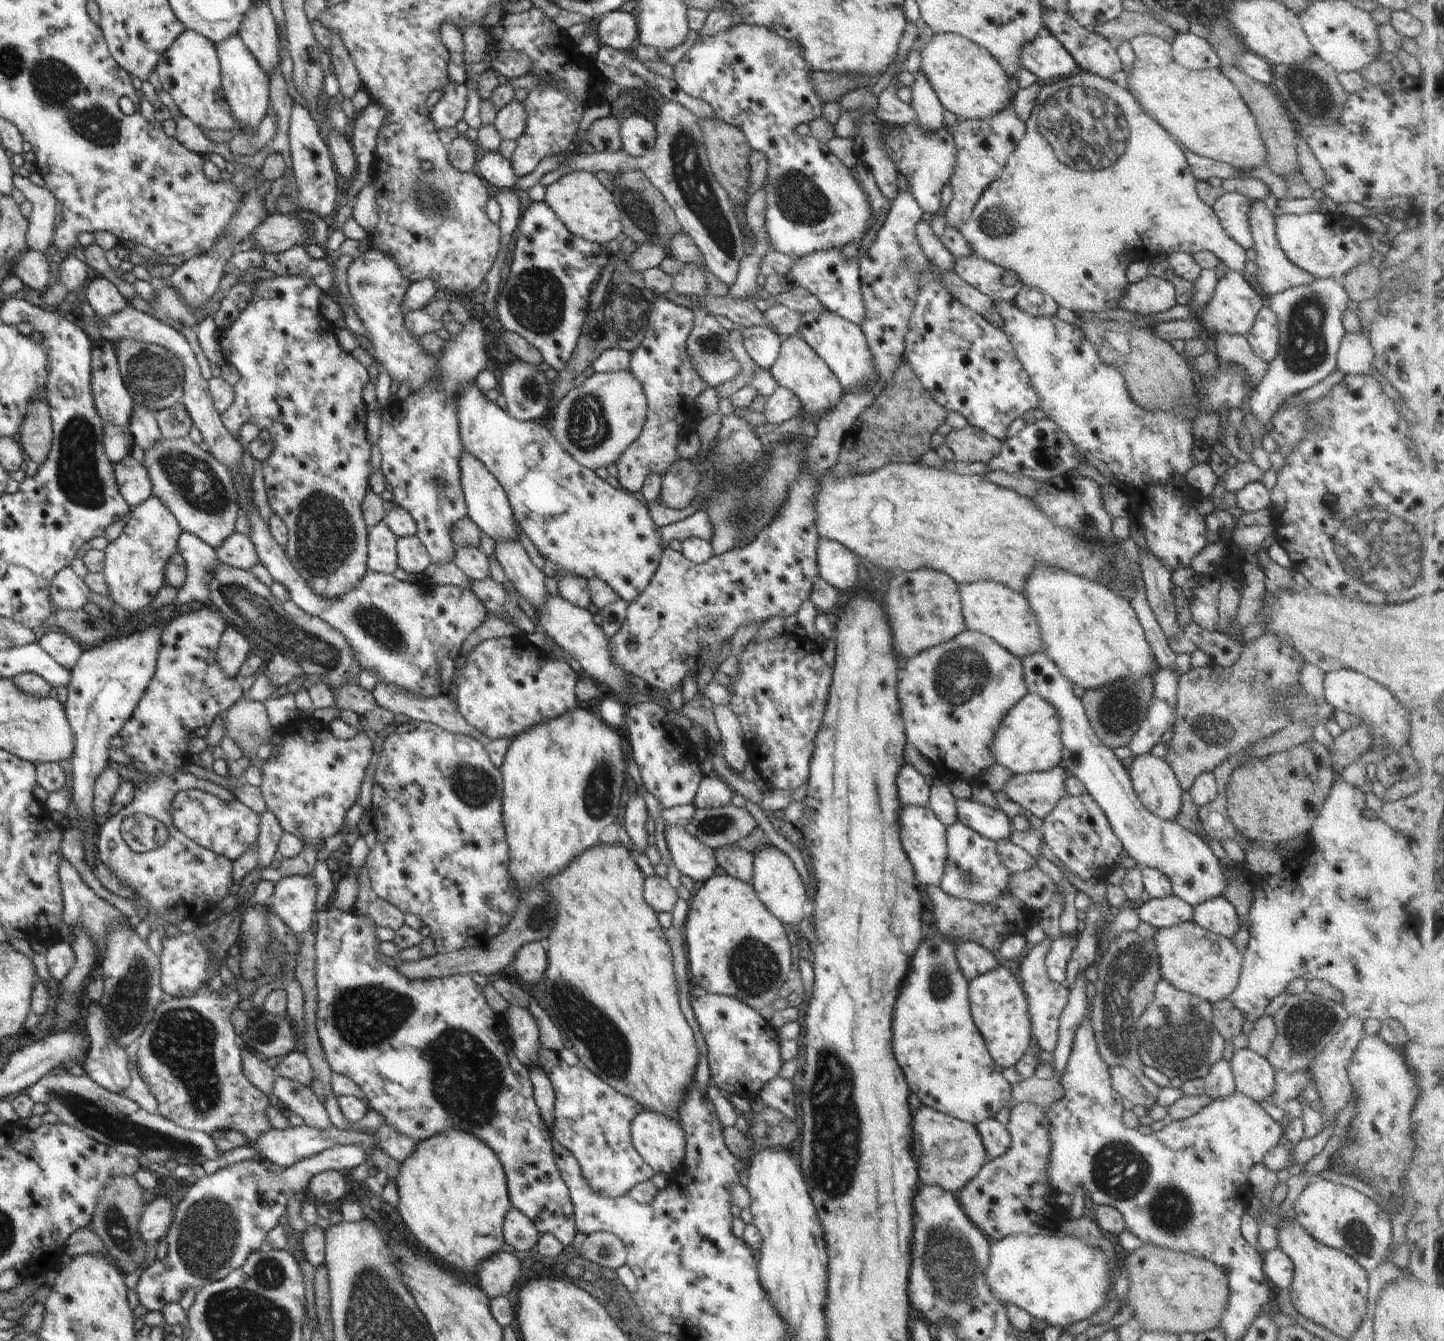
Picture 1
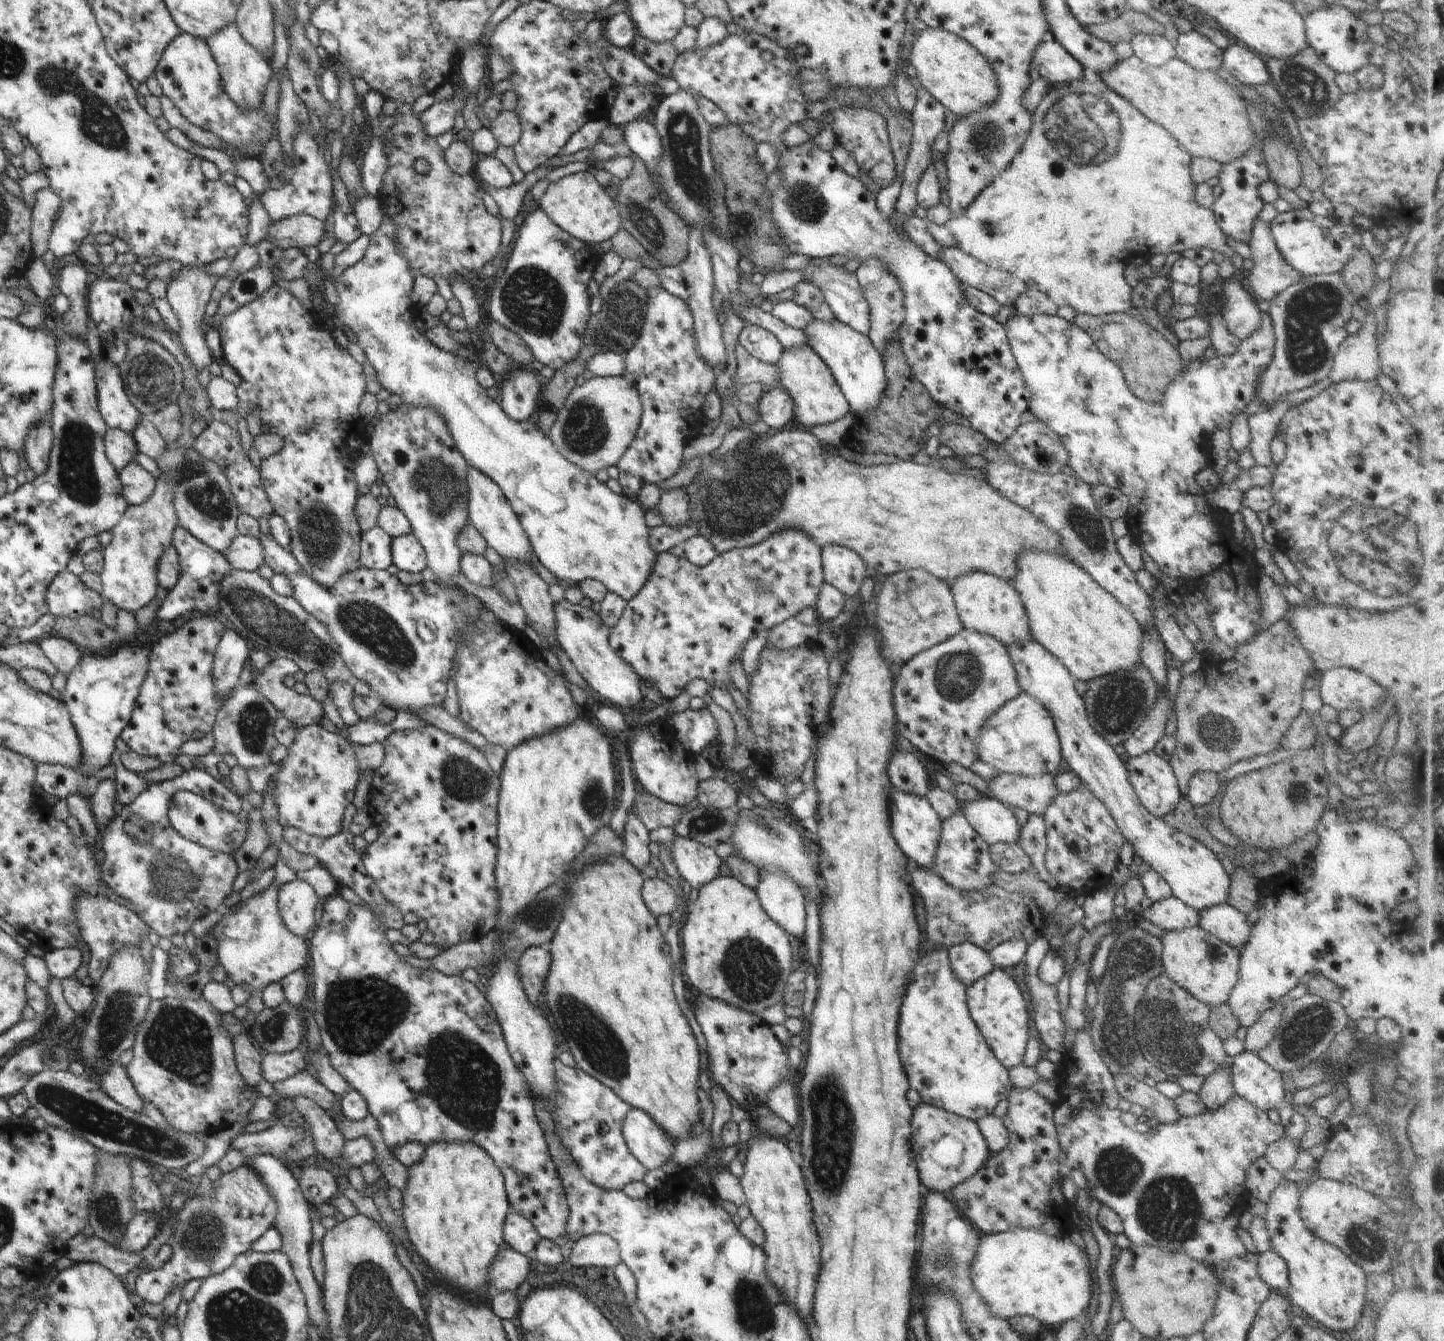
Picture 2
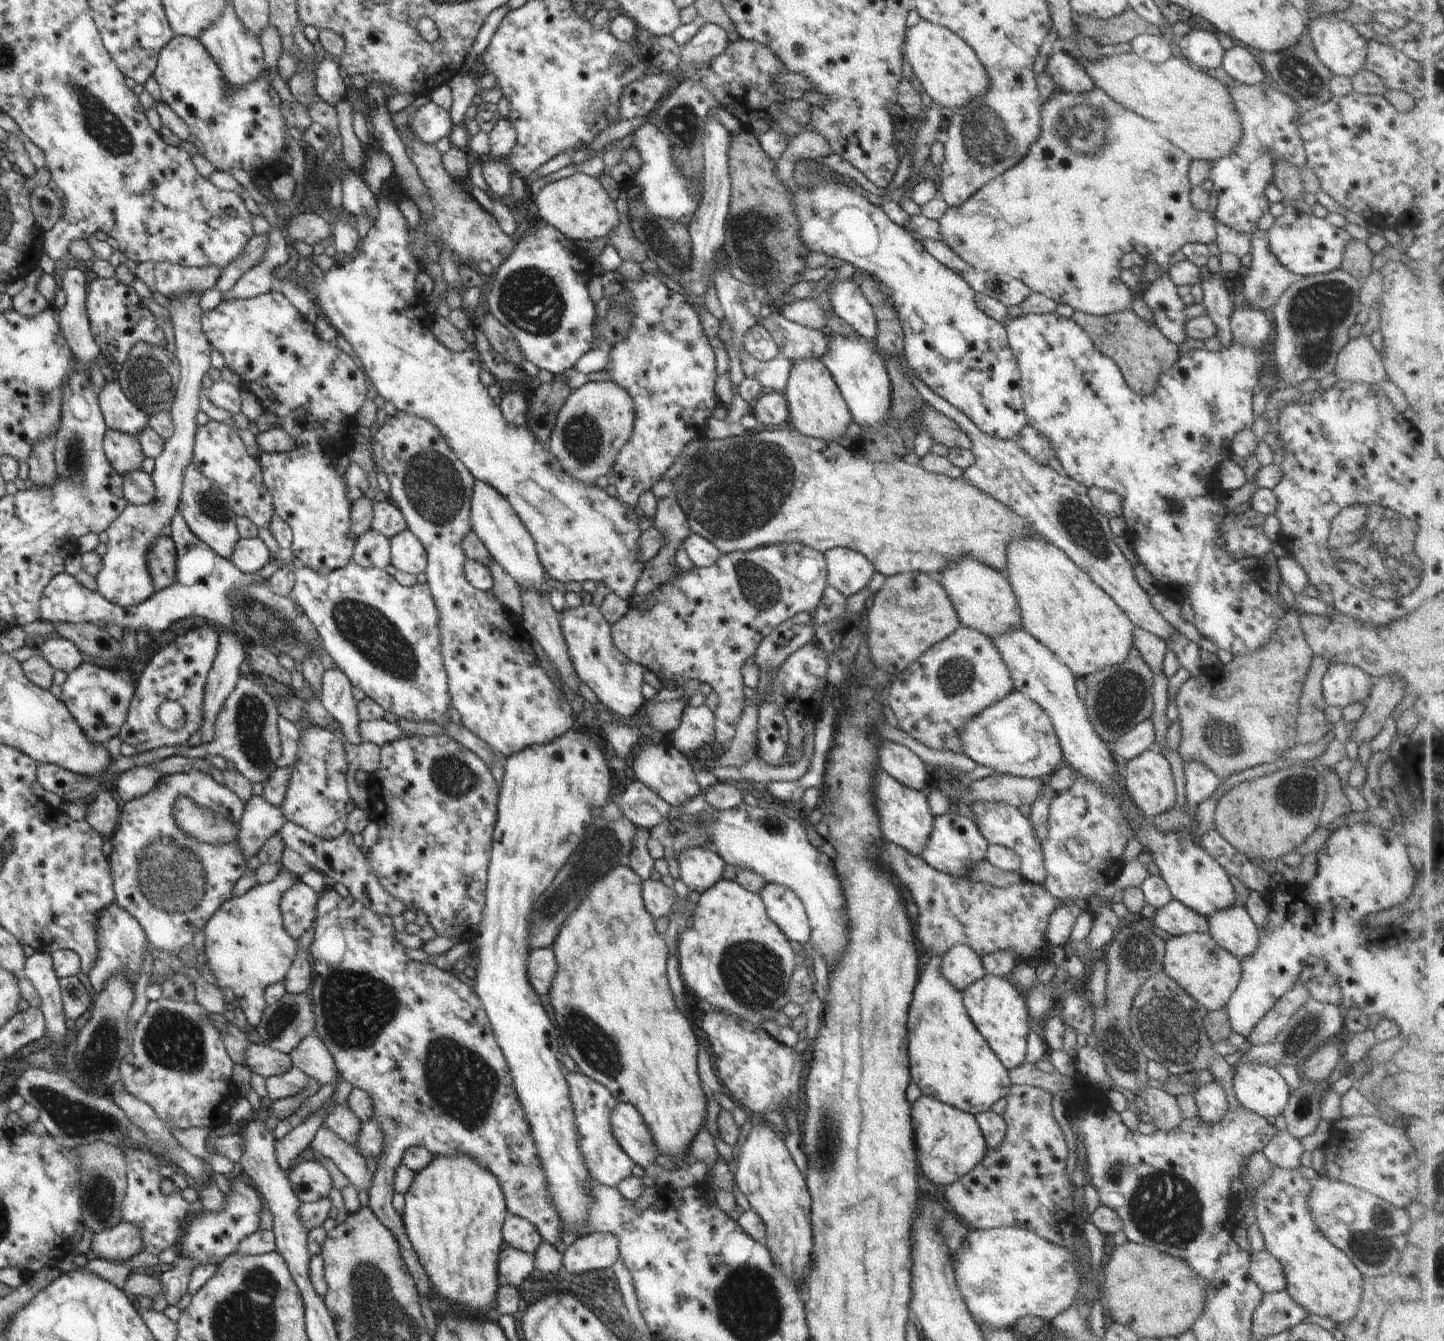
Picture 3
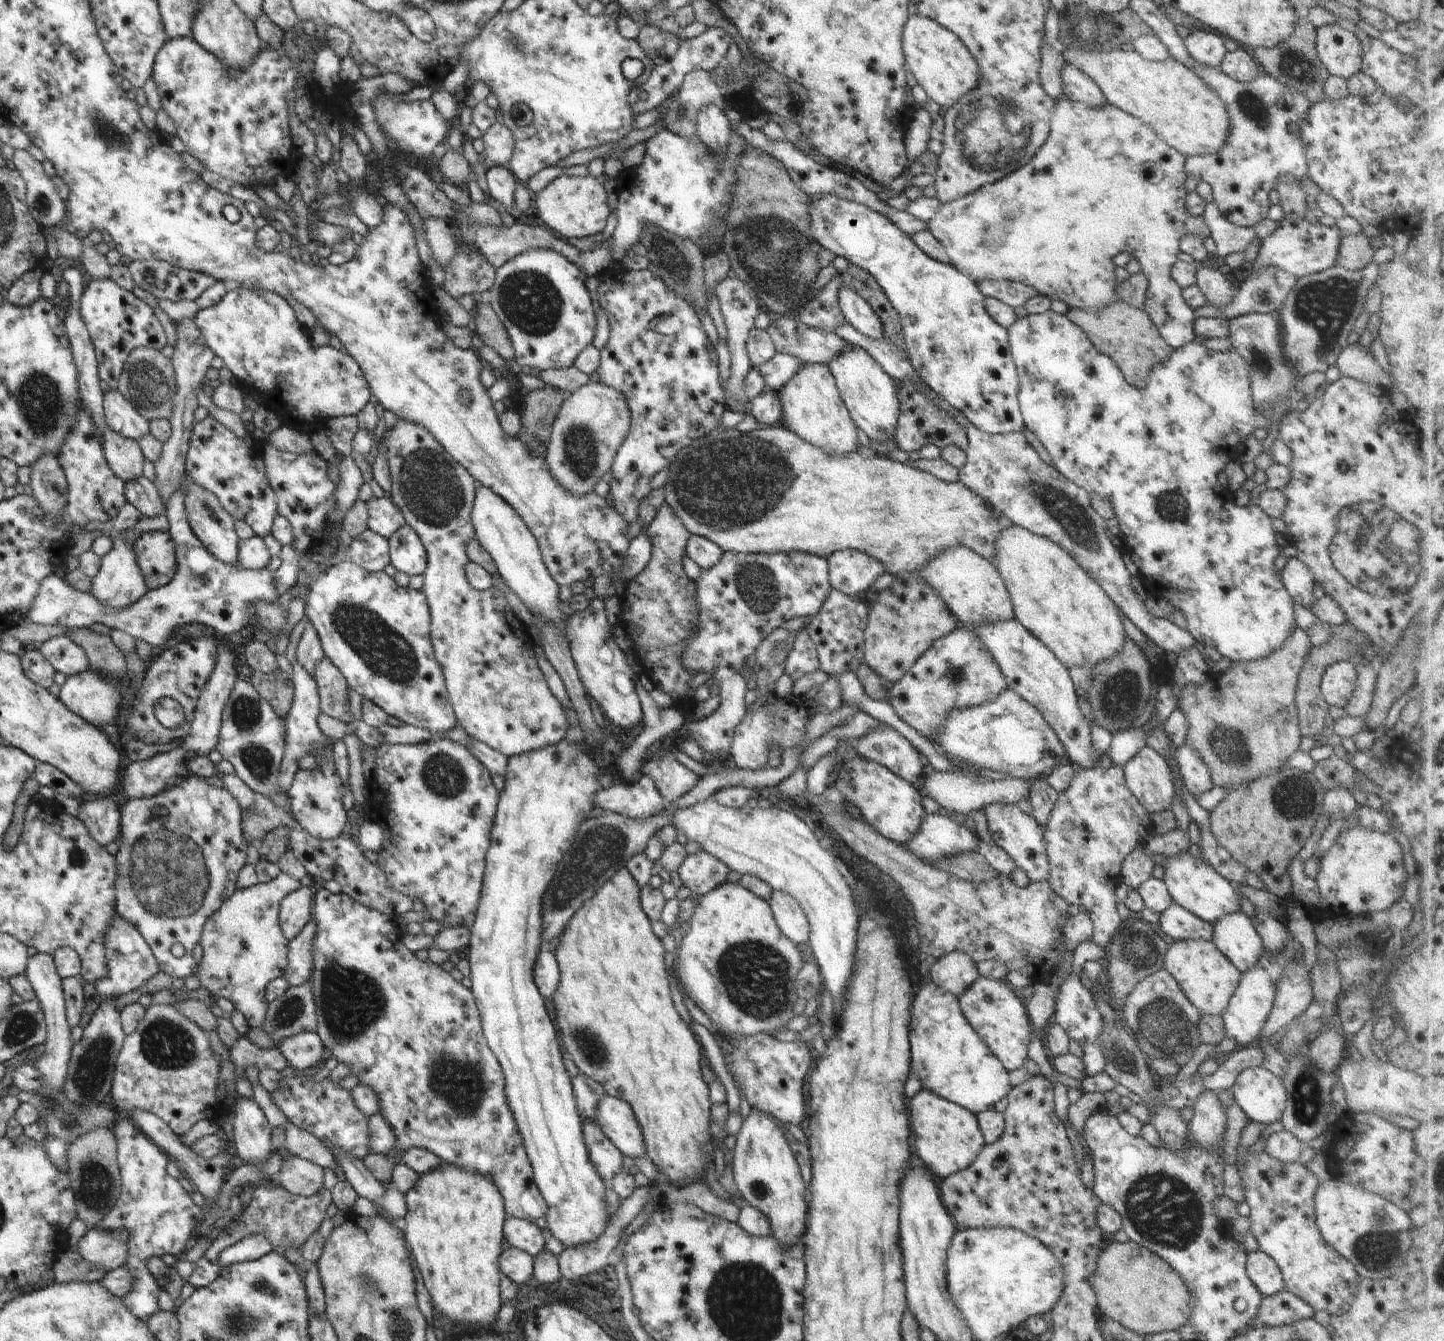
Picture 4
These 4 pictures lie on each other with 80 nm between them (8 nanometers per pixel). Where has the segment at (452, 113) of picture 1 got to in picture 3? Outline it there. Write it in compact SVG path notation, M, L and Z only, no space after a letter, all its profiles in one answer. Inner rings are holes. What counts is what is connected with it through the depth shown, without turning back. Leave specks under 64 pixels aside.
M430 101L421 106L404 127L410 127L422 142L434 145L444 136L451 134L454 124L450 113L449 110Z

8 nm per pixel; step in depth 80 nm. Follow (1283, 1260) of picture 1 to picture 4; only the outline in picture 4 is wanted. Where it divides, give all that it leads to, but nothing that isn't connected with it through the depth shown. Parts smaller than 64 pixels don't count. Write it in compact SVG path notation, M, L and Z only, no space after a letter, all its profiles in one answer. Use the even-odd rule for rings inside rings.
M1248 1252L1245 1269L1252 1284L1264 1297L1285 1289L1285 1280L1278 1265L1265 1252Z

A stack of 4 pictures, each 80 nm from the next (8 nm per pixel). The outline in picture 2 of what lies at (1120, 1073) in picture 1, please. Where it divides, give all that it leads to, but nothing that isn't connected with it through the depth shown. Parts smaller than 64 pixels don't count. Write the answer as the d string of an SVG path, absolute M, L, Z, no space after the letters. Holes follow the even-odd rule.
M1128 1074L1116 1075L1114 1079L1120 1097L1131 1104L1135 1103L1146 1110L1151 1110L1159 1123L1173 1123L1179 1120L1180 1116L1174 1101L1166 1098L1159 1090L1156 1090L1156 1087L1151 1087Z

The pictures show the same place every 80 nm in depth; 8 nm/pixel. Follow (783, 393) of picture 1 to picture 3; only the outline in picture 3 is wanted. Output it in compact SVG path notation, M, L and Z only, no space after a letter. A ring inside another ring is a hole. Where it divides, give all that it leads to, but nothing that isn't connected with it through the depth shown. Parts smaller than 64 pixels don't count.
M766 390L750 406L750 414L766 426L778 426L788 419L788 403L783 393Z

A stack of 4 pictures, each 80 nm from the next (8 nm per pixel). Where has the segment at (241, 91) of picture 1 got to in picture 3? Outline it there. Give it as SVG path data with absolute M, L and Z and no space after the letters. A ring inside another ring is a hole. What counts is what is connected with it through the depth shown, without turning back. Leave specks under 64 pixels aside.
M232 5L225 8L217 22L202 32L198 40L210 53L212 60L218 65L222 71L222 76L231 87L244 87L254 82L266 70L260 41L245 30L243 22L235 13Z

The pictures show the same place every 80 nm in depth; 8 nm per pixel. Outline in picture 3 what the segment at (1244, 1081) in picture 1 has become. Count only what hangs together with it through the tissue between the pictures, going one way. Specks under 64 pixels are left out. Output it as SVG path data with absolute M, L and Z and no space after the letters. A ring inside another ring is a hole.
M1240 1061L1233 1068L1232 1088L1236 1094L1238 1102L1248 1110L1263 1116L1265 1119L1278 1116L1288 1104L1290 1096L1290 1088L1287 1081L1269 1066L1255 1063L1254 1061Z

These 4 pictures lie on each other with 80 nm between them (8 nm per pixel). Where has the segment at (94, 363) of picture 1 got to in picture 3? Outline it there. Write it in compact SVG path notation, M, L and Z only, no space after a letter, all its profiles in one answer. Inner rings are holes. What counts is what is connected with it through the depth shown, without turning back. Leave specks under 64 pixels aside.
M118 380L106 381L97 394L97 399L108 429L136 437L148 425L149 416L130 402Z

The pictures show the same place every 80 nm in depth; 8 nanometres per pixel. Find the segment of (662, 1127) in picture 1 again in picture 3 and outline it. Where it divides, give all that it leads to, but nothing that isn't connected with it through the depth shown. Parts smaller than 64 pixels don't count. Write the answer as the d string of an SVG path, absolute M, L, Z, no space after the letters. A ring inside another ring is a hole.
M628 1103L618 1104L611 1112L610 1122L618 1144L635 1164L644 1169L656 1162L659 1148L637 1108Z

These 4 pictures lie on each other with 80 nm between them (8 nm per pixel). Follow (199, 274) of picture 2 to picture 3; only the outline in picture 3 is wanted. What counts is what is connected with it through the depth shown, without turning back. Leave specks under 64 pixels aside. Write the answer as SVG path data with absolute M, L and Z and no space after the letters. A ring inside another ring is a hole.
M204 292L172 295L169 313L175 332L175 355L179 362L180 382L177 386L172 408L173 435L165 440L163 451L155 458L151 477L156 484L156 499L146 506L127 504L116 520L105 530L106 553L102 557L102 570L95 576L97 591L106 599L122 608L135 607L149 599L155 592L152 577L148 572L147 555L158 537L168 537L169 526L176 514L183 487L183 474L193 458L193 446L197 431L196 414L200 412L202 378L210 370L211 346L201 327L203 310L200 299Z

